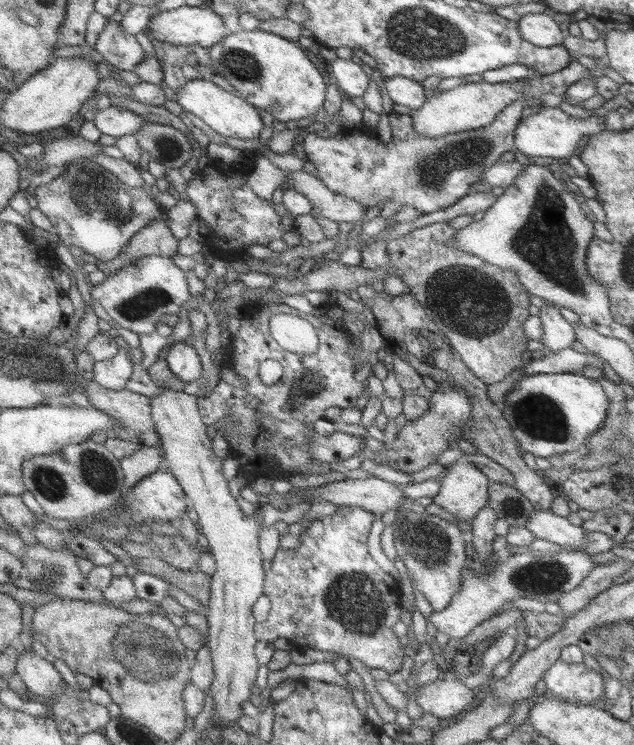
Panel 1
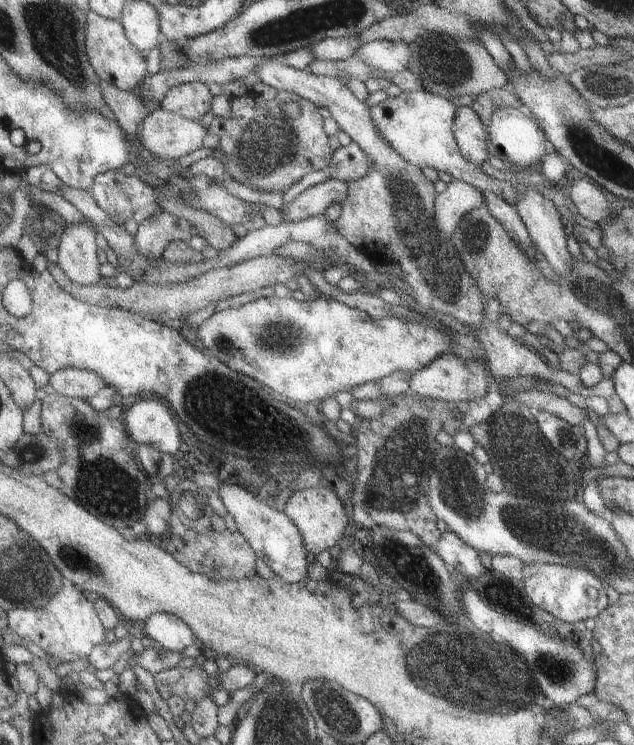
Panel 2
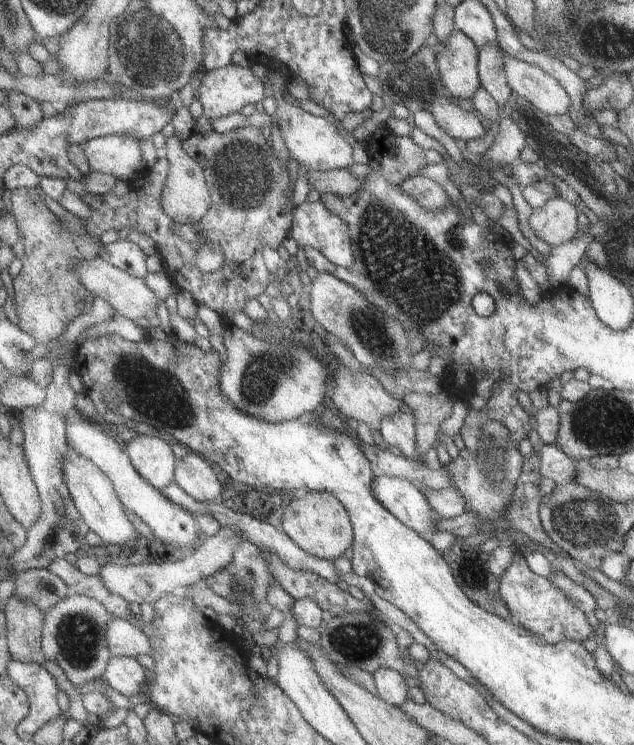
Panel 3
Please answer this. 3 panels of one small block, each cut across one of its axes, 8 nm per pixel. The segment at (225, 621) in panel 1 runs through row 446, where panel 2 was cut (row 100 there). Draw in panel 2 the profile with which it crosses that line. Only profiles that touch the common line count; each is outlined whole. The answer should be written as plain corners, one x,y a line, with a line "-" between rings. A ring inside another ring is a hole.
192,81
173,86
160,102
160,107
184,118
202,120
211,111
211,102
213,94
207,85

